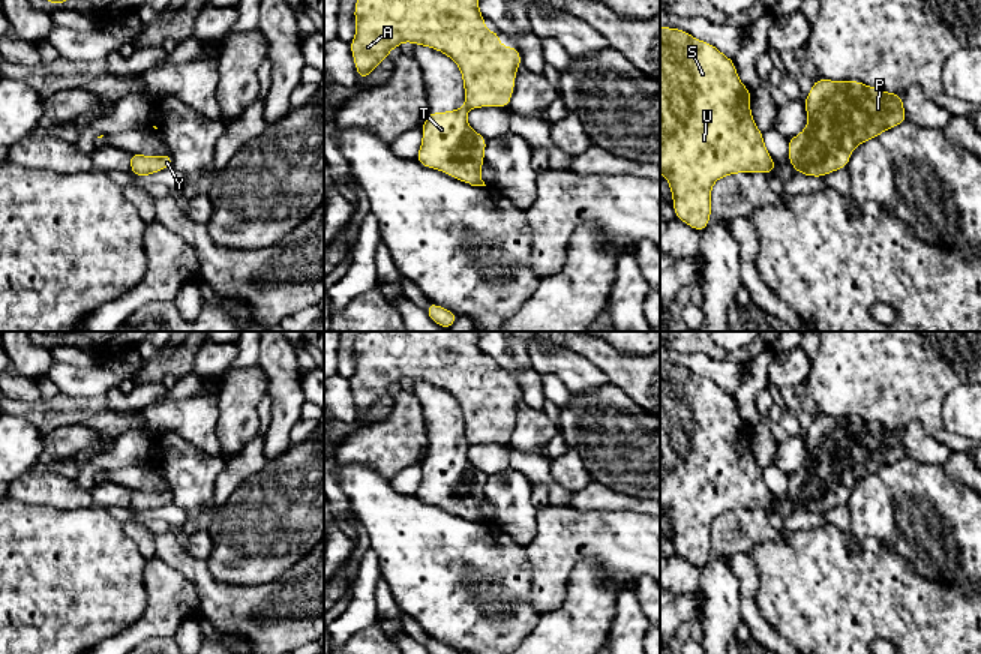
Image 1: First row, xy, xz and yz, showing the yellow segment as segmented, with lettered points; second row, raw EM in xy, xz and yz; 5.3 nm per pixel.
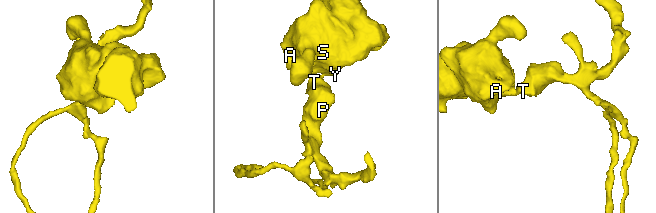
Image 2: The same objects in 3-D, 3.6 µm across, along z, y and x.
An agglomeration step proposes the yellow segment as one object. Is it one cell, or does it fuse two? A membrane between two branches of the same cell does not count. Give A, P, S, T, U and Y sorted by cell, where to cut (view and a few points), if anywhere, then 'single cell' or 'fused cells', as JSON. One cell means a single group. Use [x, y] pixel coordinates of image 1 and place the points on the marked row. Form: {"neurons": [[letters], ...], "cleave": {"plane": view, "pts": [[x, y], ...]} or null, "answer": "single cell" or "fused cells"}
{"neurons": [["A", "S", "U", "Y"], ["P", "T"]], "cleave": {"plane": "xz", "pts": [[465, 104], [470, 107]]}, "answer": "fused cells"}

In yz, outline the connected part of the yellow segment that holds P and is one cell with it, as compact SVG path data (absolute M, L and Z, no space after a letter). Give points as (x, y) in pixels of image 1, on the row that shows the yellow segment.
M814 80L804 108L808 123L801 134L788 140L788 156L795 172L808 177L825 177L832 171L848 168L855 147L908 122L902 94L888 93L879 87L870 88L861 81Z

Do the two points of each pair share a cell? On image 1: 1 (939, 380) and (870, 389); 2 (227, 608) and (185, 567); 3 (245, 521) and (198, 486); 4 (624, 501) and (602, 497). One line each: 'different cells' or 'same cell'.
1: same cell
2: same cell
3: different cells
4: same cell

